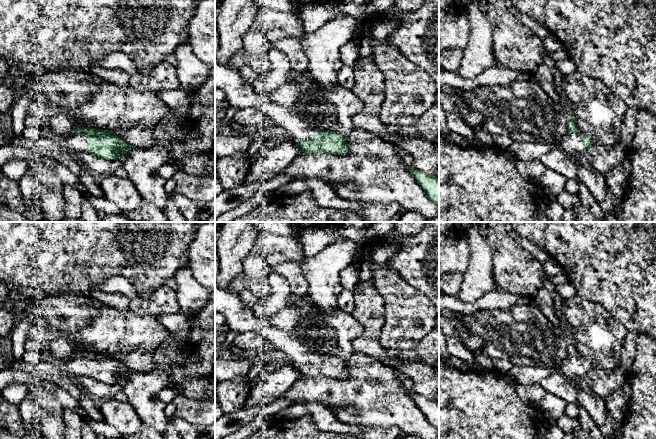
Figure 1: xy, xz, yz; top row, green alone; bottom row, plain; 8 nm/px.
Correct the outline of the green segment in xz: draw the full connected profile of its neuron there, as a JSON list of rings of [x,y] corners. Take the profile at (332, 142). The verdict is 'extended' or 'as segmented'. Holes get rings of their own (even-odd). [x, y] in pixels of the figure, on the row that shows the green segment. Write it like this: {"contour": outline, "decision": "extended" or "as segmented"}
{"contour": [[[216,59],[215,88],[225,93],[225,100],[231,106],[252,107],[262,111],[301,151],[323,151],[336,155],[348,153],[346,136],[309,126],[293,107],[272,101],[270,94],[258,92],[253,84],[246,83],[239,69],[223,66]]], "decision": "extended"}

